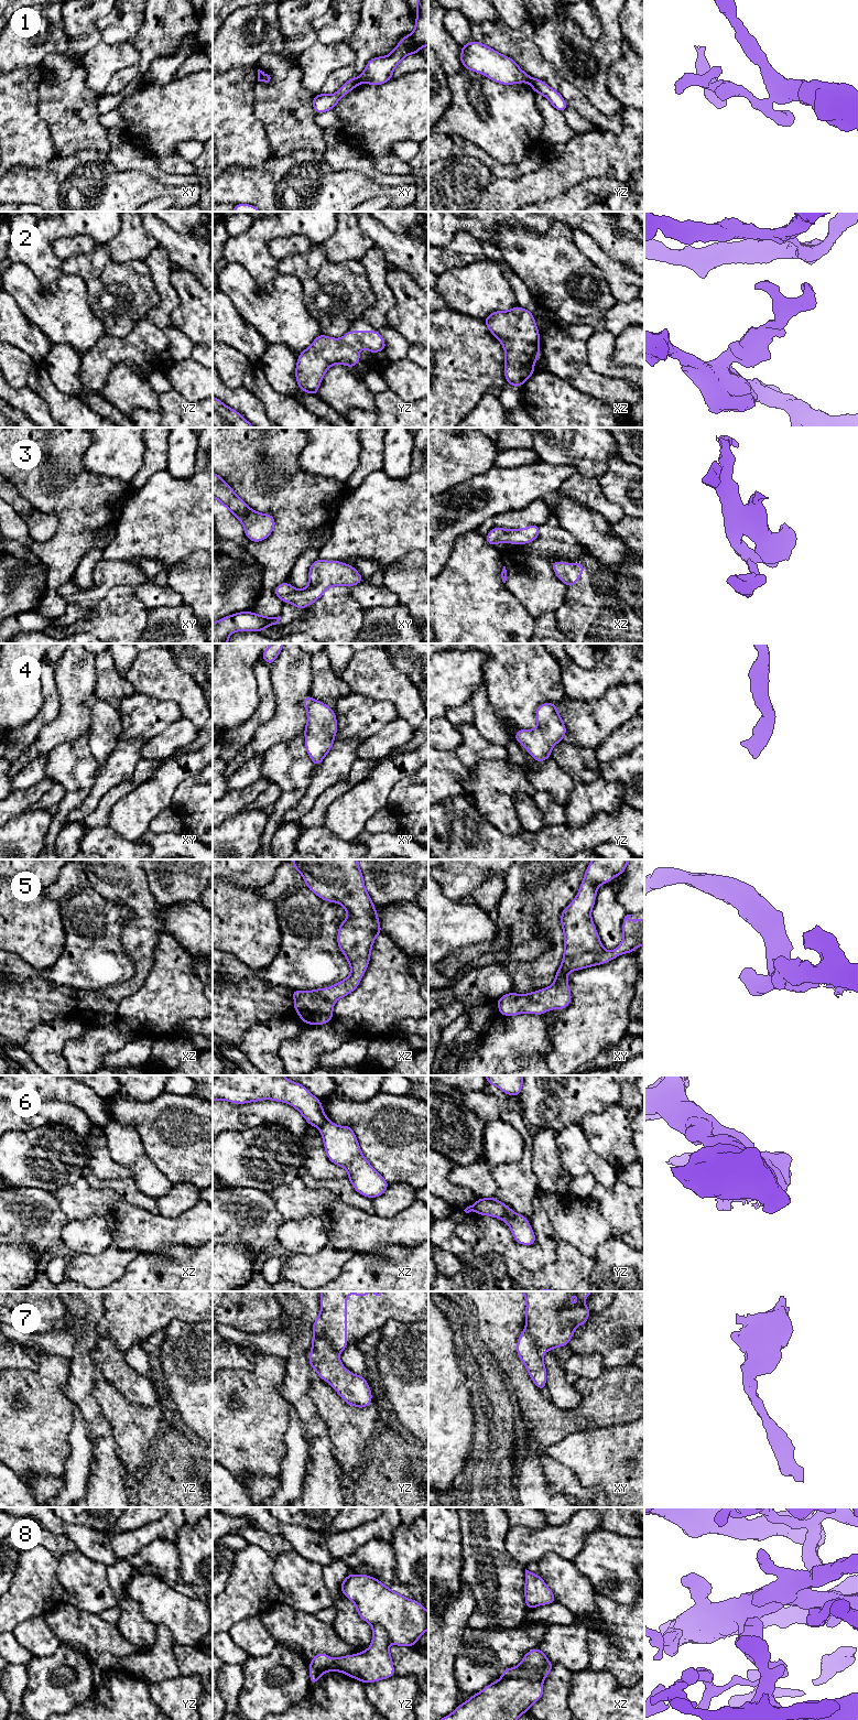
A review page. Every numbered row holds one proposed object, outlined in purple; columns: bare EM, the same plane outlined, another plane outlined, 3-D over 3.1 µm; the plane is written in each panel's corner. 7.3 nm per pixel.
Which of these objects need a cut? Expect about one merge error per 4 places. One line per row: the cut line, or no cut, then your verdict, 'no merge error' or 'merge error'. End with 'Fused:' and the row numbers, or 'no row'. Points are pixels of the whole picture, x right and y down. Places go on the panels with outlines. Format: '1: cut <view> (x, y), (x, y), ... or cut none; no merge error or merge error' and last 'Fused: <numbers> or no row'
1: cut xy (358, 77), (360, 82); merge error
2: cut none; no merge error
3: cut none; no merge error
4: cut none; no merge error
5: cut none; no merge error
6: cut xz (328, 1120), (318, 1127); merge error
7: cut yz (314, 1337), (324, 1336), (339, 1352); merge error
8: cut xz (502, 1676), (542, 1679); merge error
Fused: 1, 6, 7, 8

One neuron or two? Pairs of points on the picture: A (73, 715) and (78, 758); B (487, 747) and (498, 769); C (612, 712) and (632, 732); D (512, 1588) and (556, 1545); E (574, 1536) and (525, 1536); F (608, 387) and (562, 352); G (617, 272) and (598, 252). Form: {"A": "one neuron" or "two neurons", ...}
{"A": "two neurons", "B": "two neurons", "C": "two neurons", "D": "two neurons", "E": "one neuron", "F": "one neuron", "G": "one neuron"}

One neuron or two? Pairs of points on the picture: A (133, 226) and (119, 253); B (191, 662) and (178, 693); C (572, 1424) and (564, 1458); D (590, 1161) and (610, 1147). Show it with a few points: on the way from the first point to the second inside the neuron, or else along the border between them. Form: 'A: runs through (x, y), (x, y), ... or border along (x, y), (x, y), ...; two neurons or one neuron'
A: runs through (132, 233), (132, 240), (126, 247); one neuron
B: border along (172, 655), (175, 662), (201, 687); two neurons
C: border along (595, 1427), (572, 1432), (547, 1448); two neurons
D: border along (585, 1134), (589, 1145), (616, 1168); two neurons

